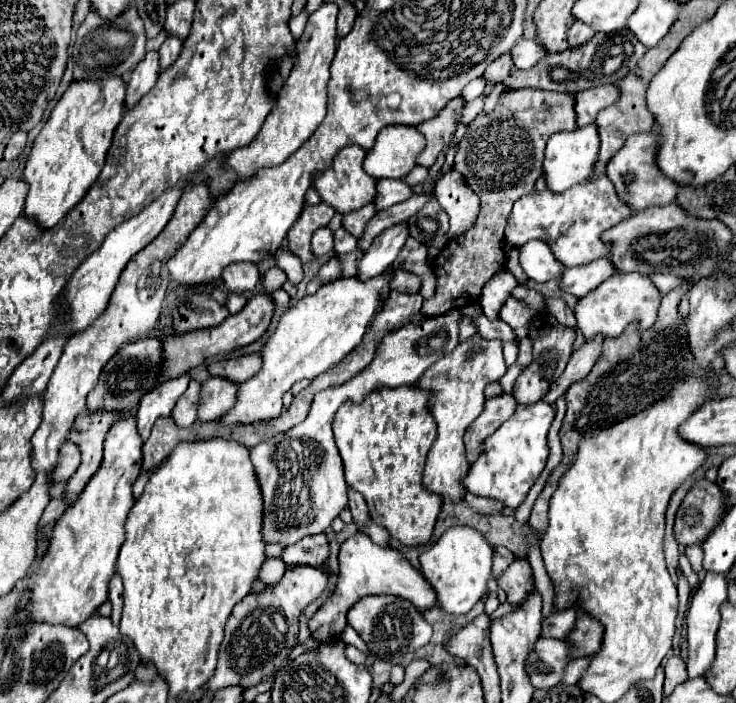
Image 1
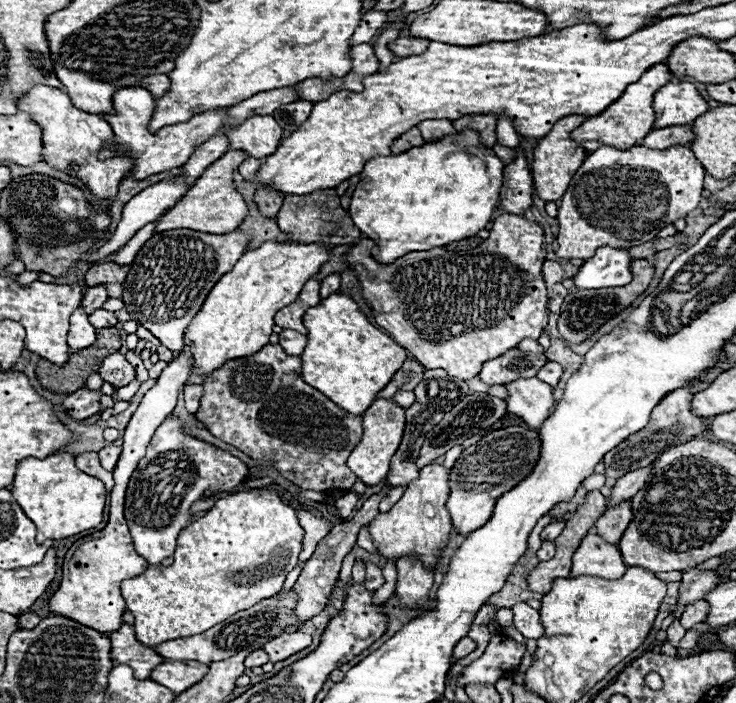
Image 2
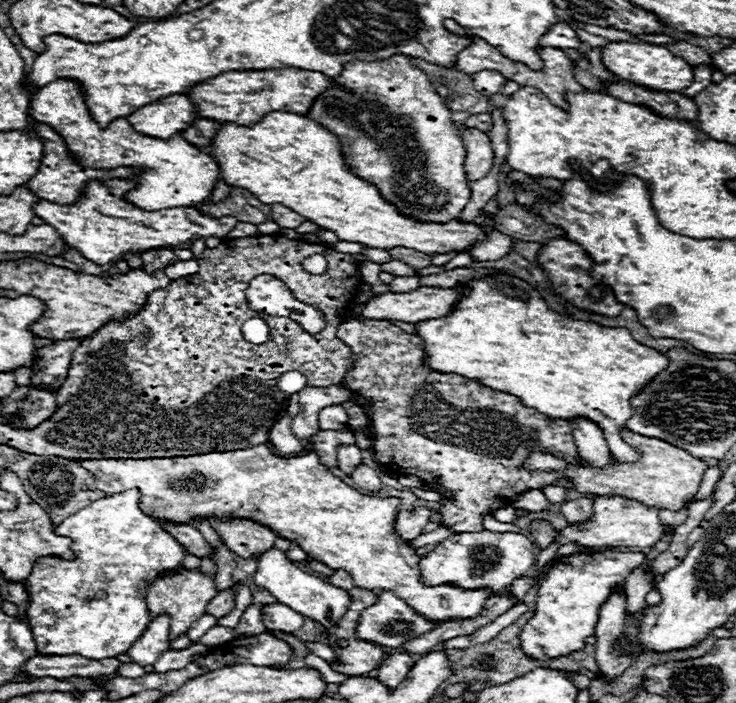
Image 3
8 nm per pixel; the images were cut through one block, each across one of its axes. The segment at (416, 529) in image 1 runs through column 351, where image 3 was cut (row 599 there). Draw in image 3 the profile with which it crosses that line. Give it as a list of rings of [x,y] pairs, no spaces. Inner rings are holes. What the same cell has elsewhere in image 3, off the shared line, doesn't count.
[[[260,444],[260,446],[254,446],[254,448],[246,448],[246,450],[230,450],[230,452],[208,452],[208,454],[194,454],[194,456],[174,456],[174,458],[142,458],[142,460],[114,460],[114,458],[102,458],[102,460],[82,460],[80,462],[86,470],[90,470],[94,474],[94,480],[96,480],[96,486],[106,492],[106,494],[120,494],[124,490],[130,490],[130,488],[138,488],[140,490],[140,508],[142,512],[146,512],[148,516],[156,518],[156,520],[170,520],[172,524],[190,524],[192,520],[196,518],[202,518],[202,520],[208,520],[212,516],[216,518],[242,518],[242,520],[254,520],[266,528],[270,528],[274,534],[278,534],[280,538],[286,538],[286,540],[294,540],[308,556],[316,558],[318,562],[326,564],[328,568],[332,570],[346,570],[354,576],[354,582],[360,586],[360,588],[366,588],[366,590],[394,590],[406,604],[410,604],[418,614],[426,616],[428,620],[434,620],[434,622],[444,622],[444,620],[460,620],[460,618],[470,618],[470,616],[476,616],[486,598],[490,596],[490,590],[484,588],[484,590],[478,590],[478,592],[466,592],[464,588],[458,588],[458,586],[450,586],[450,584],[444,584],[444,586],[424,586],[420,584],[418,580],[418,562],[420,562],[420,556],[408,548],[406,542],[402,542],[402,538],[398,538],[398,534],[394,532],[394,520],[396,520],[396,514],[398,514],[398,498],[376,498],[376,496],[364,496],[360,492],[356,492],[354,488],[346,486],[340,478],[336,478],[326,466],[320,464],[320,458],[316,452],[306,452],[302,456],[294,456],[294,458],[280,458],[276,454],[272,454],[272,450],[266,446],[266,444]]]

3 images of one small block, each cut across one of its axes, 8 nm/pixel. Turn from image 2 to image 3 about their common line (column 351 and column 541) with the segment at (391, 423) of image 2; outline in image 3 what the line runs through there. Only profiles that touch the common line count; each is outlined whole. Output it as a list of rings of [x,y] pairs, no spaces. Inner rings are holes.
[[[630,430],[622,432],[622,438],[628,444],[634,444],[634,448],[638,448],[642,452],[642,460],[638,460],[638,464],[620,464],[620,462],[612,460],[612,464],[606,468],[590,468],[586,464],[576,468],[576,466],[568,466],[562,458],[556,458],[552,454],[534,452],[534,456],[530,456],[526,460],[526,466],[530,470],[560,470],[560,468],[564,468],[568,472],[568,476],[572,476],[572,480],[576,484],[574,488],[580,494],[622,496],[628,500],[642,502],[646,506],[656,506],[656,508],[664,508],[664,510],[672,510],[672,512],[682,510],[684,506],[688,506],[696,498],[702,476],[710,468],[708,462],[690,456],[688,452],[684,452],[682,448],[676,448],[674,444],[668,444],[664,440],[654,440],[648,436],[638,436]]]

